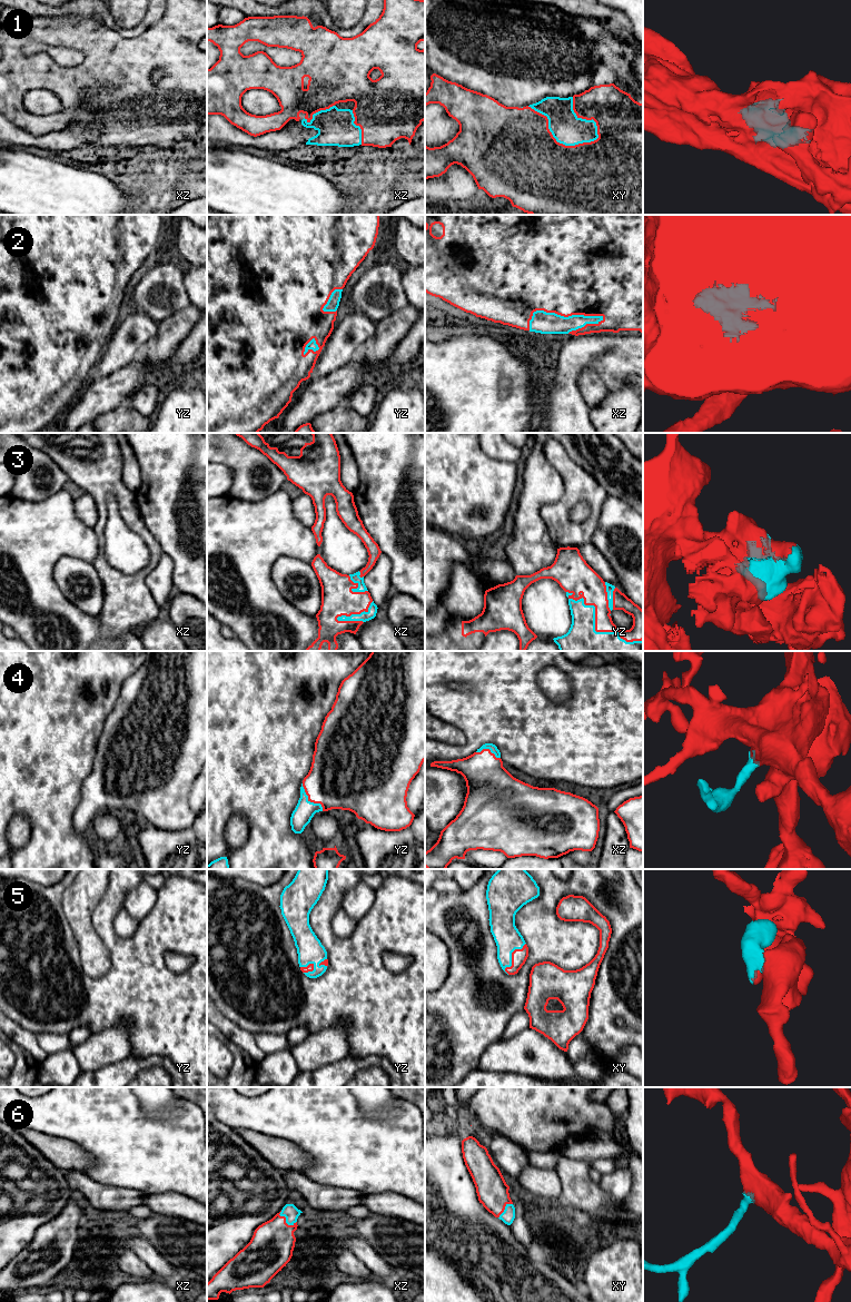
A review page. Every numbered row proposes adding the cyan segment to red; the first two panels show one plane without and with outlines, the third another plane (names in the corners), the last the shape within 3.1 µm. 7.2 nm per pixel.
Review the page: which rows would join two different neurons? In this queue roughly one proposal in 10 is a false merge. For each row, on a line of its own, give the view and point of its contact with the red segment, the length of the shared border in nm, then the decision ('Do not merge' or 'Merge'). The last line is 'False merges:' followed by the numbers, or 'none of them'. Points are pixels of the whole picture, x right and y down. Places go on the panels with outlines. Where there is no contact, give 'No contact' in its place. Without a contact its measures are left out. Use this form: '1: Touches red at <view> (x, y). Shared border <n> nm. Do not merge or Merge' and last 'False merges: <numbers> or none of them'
1: Touches red at xy (555, 140). Shared border 550 nm. Merge
2: Touches red at xz (560, 314). Shared border 550 nm. Merge
3: Touches red at yz (595, 625). Shared border 650 nm. Merge
4: Touches red at yz (309, 800). Shared border 260 nm. Merge
5: Touches red at xy (512, 957). Shared border 260 nm. Merge
6: Touches red at xz (285, 1221). Shared border 150 nm. Merge
False merges: none of them

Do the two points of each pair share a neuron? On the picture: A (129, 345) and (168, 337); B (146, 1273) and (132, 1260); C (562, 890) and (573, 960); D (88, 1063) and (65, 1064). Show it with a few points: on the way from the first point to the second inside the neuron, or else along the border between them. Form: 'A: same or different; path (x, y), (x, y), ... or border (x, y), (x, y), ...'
A: different; border (159, 324), (157, 333), (145, 345), (137, 357)
B: same; path (142, 1270), (136, 1263)
C: same; path (550, 908), (550, 931), (561, 943)
D: different; border (87, 1038), (73, 1048), (73, 1056), (81, 1071)

